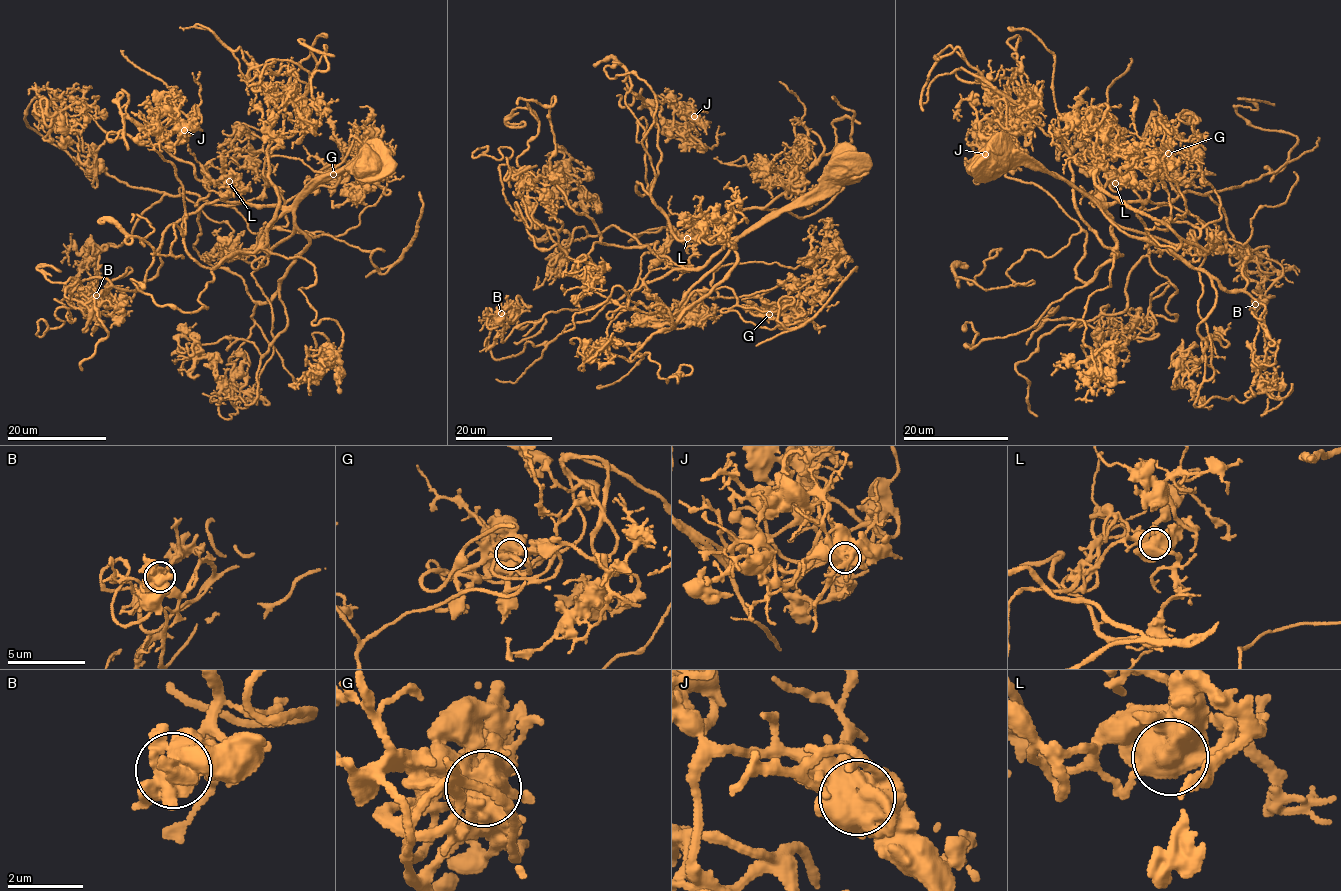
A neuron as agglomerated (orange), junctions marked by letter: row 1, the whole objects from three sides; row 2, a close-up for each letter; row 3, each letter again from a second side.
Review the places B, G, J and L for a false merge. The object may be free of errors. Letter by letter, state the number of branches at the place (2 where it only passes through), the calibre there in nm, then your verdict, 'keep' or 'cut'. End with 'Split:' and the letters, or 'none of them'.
B: 4 | 650 nm | keep
G: 4 | 700 nm | keep
J: 4 | 650 nm | keep
L: 4 | 650 nm | keep
Split: none of them

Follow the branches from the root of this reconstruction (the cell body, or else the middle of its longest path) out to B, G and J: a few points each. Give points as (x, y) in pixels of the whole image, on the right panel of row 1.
B: (986, 159), (1055, 173), (1102, 204), (1209, 195), (1235, 243), (1283, 269), (1254, 304)
G: (986, 159), (1186, 245), (1200, 231), (1168, 219), (1130, 153), (1159, 170), (1168, 153)
J: (986, 159), (1069, 181), (1109, 214), (1122, 255), (1083, 282), (1086, 232), (1008, 179), (1011, 158), (985, 154)

